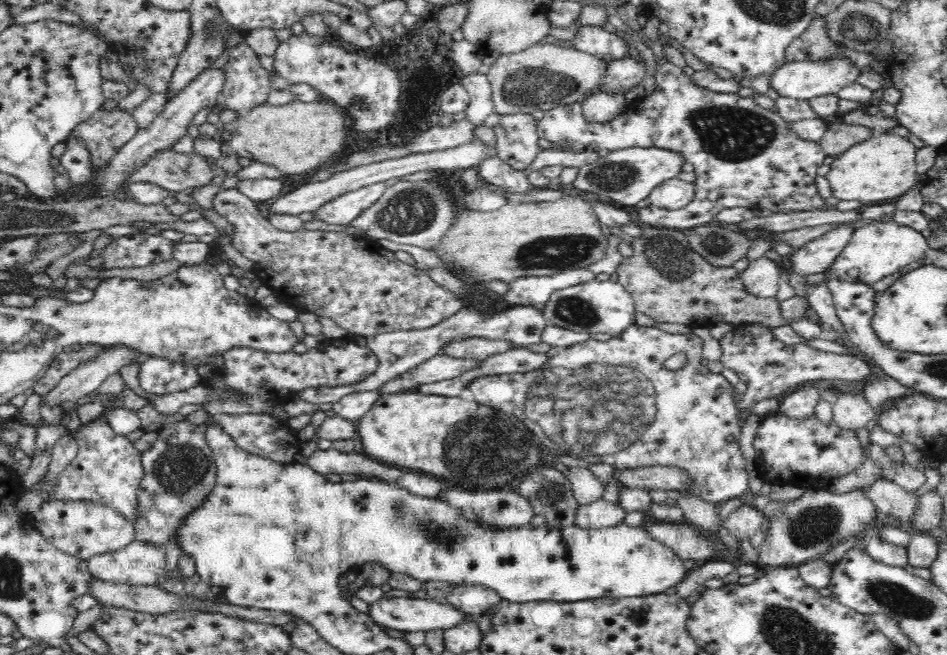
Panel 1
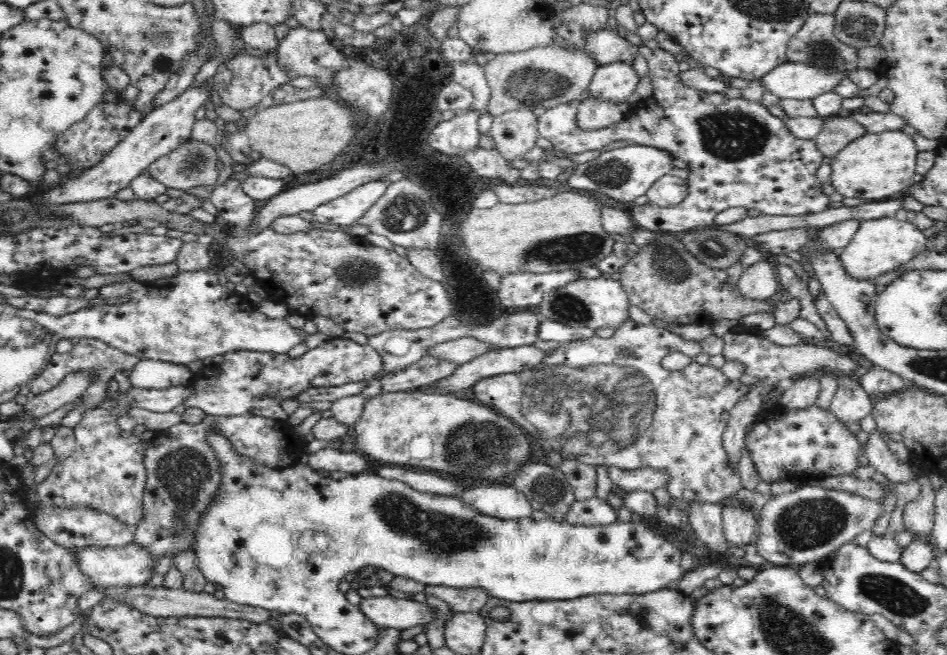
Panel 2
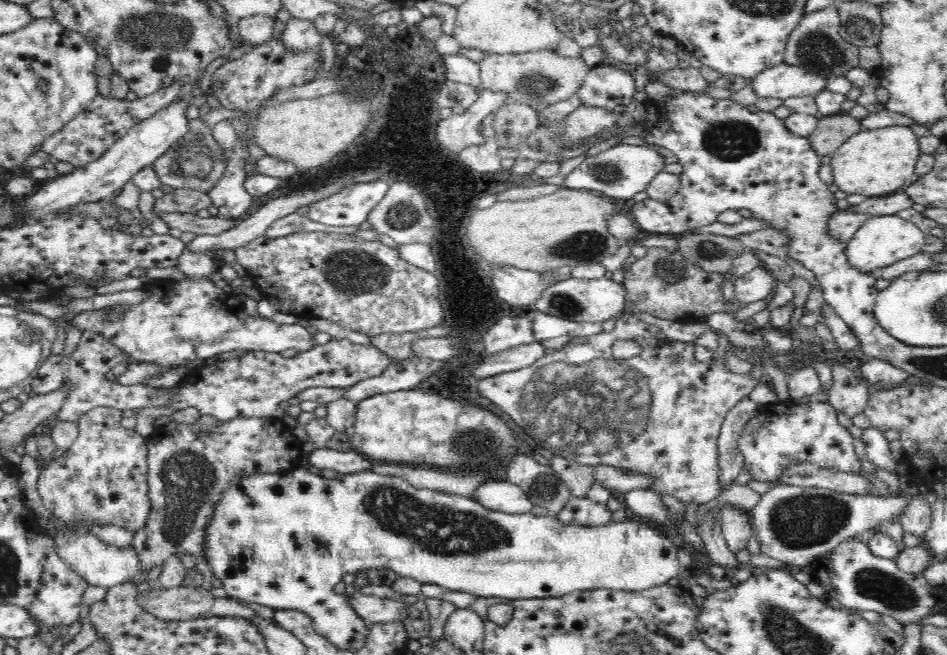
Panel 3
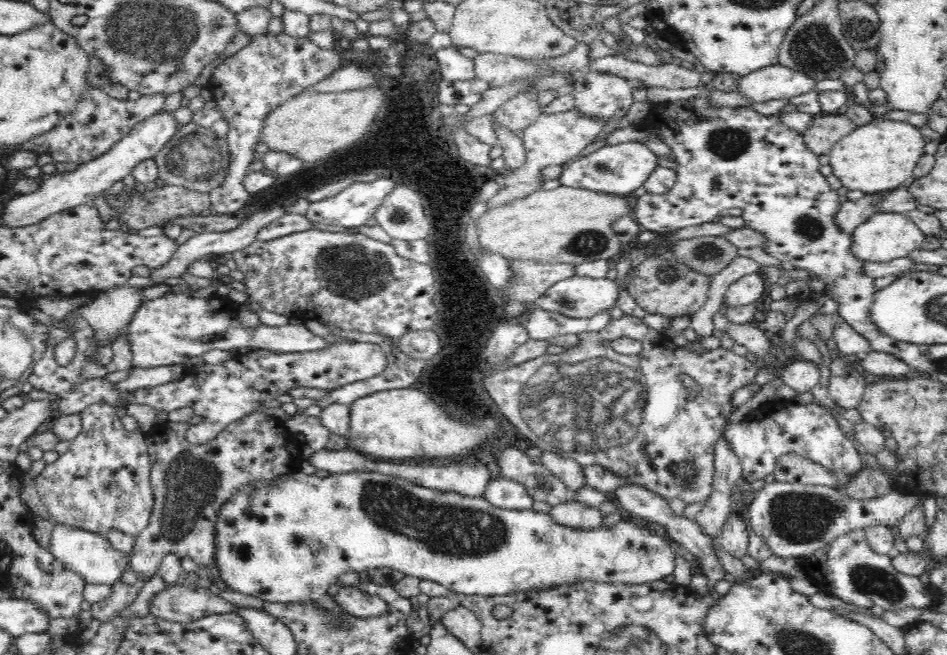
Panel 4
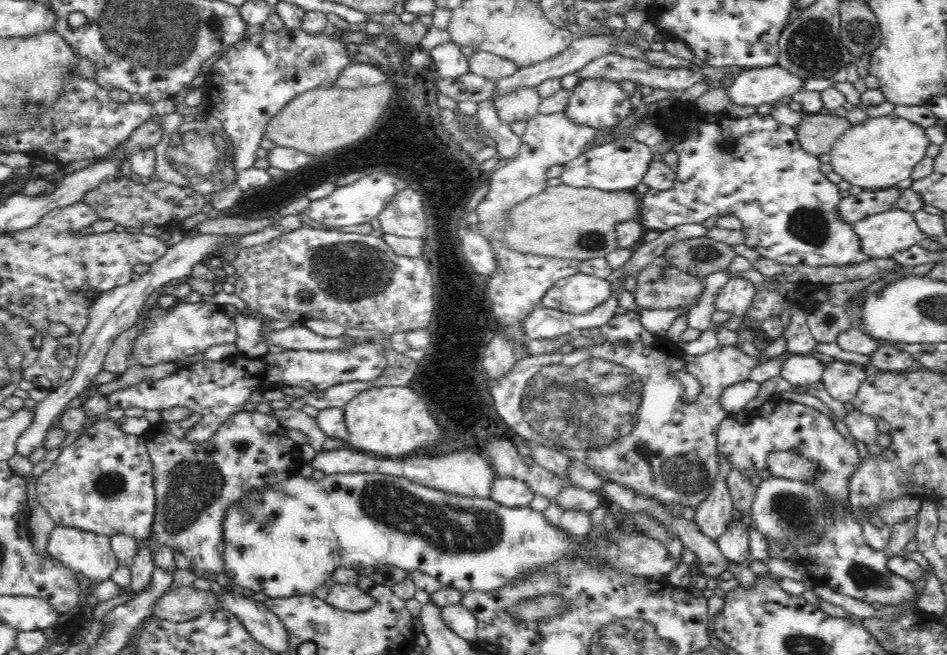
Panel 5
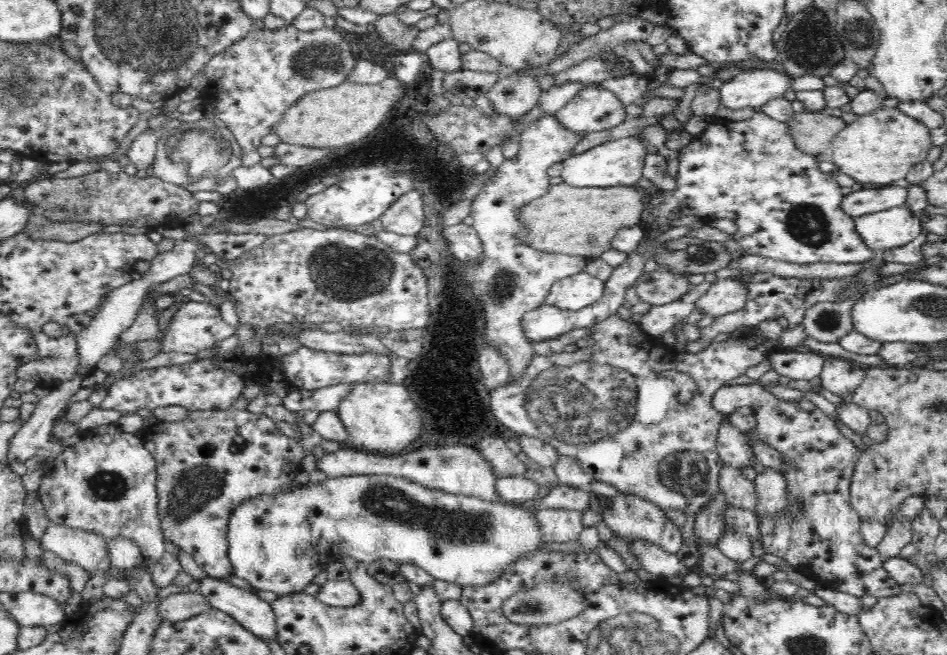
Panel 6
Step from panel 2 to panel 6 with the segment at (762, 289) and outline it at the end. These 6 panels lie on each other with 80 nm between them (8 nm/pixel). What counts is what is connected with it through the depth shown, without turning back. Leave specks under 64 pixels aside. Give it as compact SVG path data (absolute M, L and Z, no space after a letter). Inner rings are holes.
M718 279L696 300L694 310L716 318L740 310L744 301L745 288L737 280Z

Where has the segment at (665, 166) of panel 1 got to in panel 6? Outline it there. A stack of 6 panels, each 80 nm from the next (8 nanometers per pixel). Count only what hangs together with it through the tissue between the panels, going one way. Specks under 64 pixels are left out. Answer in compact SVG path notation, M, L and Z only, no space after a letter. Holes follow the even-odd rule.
M622 137L594 146L583 154L575 154L562 162L561 177L565 183L577 187L605 187L636 185L643 176L646 148L638 137Z

